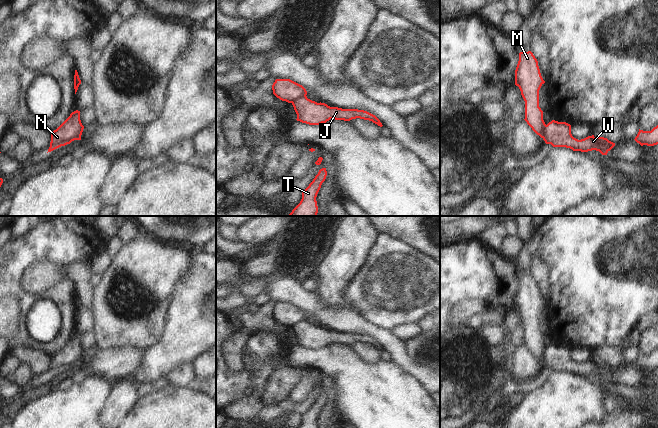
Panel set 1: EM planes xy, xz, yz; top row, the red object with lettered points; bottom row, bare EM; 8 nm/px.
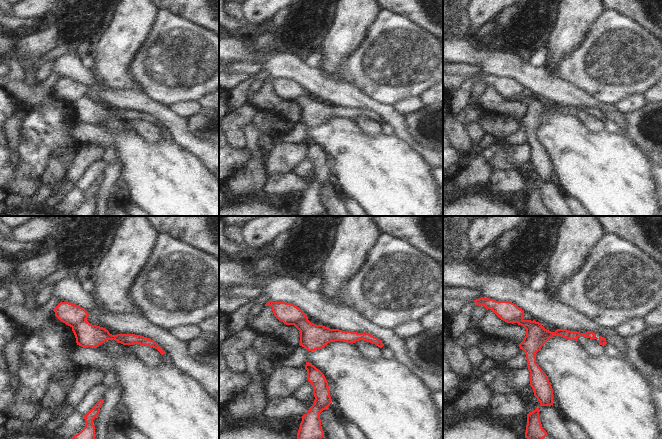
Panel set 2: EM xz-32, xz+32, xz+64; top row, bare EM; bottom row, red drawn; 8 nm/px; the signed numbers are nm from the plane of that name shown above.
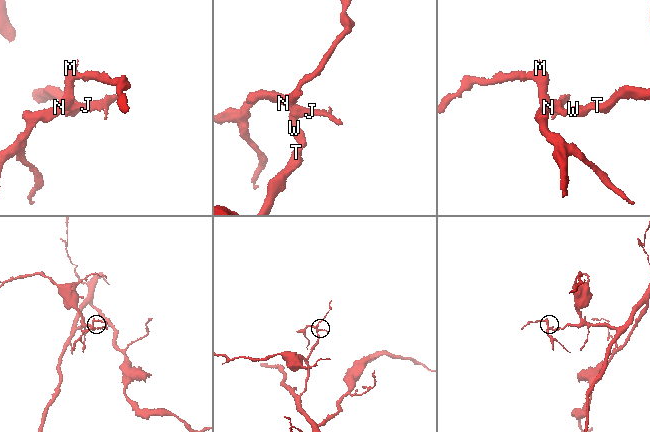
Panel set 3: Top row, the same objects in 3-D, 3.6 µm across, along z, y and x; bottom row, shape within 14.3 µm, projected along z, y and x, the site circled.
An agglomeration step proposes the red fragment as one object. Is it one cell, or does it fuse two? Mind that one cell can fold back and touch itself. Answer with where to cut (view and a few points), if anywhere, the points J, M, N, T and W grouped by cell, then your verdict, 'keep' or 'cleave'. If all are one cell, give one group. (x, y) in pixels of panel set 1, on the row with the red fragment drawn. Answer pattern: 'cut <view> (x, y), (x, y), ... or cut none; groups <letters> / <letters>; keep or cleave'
cut xz (305, 94), (291, 102); groups J T W / M N; cleave

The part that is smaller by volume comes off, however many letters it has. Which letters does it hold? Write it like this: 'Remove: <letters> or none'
Remove: M, N

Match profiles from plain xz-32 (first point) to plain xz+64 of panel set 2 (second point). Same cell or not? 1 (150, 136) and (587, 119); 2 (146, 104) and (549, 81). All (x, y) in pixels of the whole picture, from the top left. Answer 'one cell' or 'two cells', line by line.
1: one cell
2: one cell

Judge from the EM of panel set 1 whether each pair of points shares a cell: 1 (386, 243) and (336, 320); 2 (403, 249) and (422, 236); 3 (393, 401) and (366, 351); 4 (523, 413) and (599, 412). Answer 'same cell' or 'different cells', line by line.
1: different cells
2: different cells
3: different cells
4: same cell

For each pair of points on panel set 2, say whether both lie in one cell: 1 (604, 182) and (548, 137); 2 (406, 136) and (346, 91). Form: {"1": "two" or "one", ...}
{"1": "one", "2": "one"}

